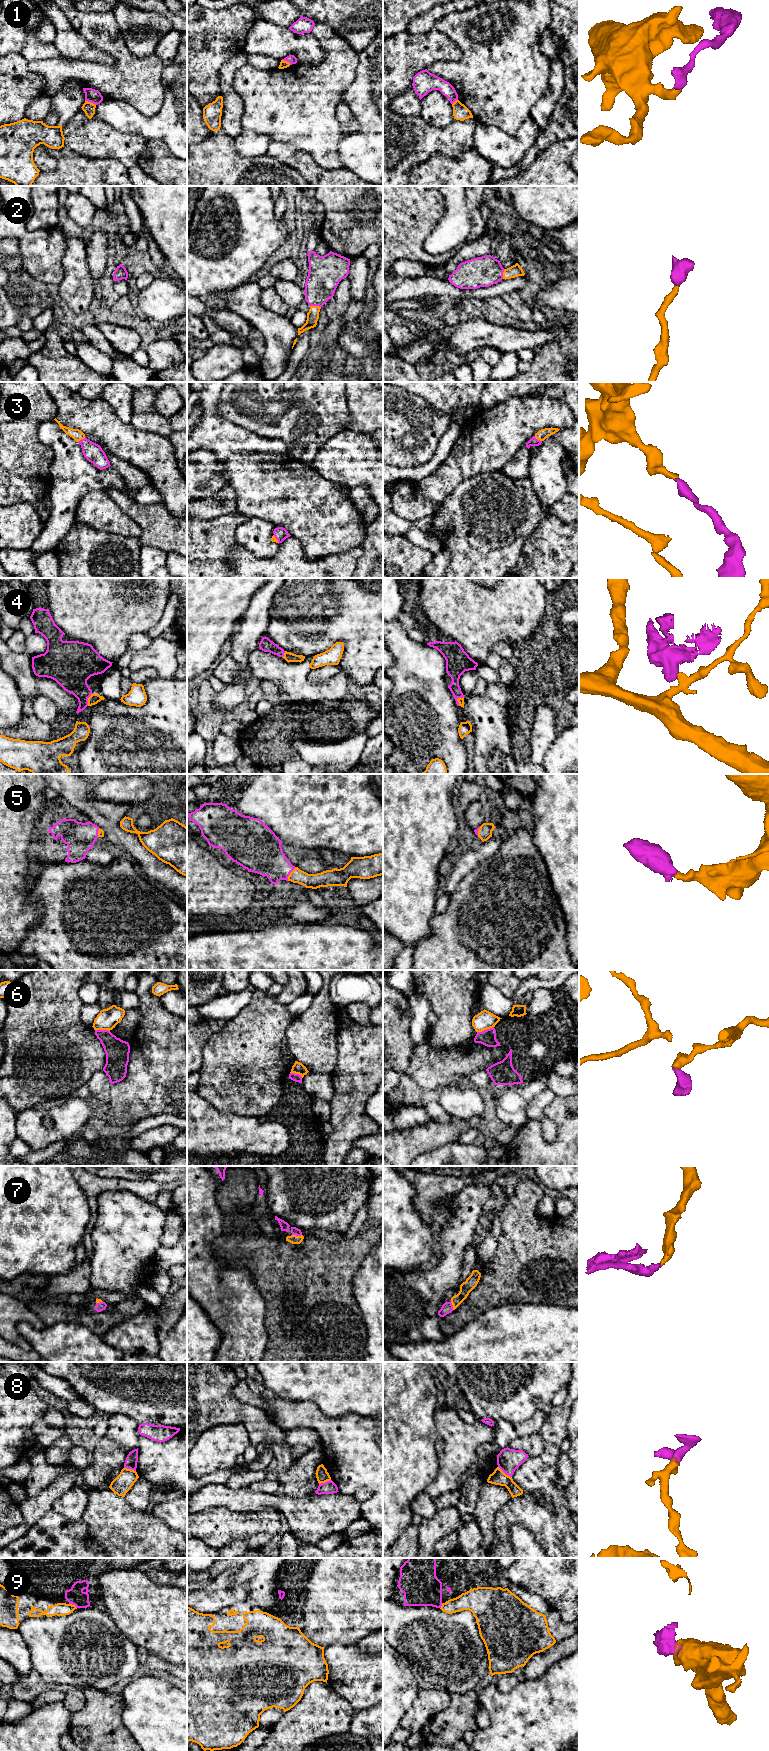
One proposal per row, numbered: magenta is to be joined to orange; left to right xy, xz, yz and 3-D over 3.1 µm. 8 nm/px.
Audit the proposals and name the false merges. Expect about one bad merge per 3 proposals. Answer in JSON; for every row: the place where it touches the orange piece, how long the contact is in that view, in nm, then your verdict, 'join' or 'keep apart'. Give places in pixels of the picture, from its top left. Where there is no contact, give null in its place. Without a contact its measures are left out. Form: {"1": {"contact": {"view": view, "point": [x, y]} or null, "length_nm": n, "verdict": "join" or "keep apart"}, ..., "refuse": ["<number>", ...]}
{"1": {"contact": {"view": "xy", "point": [90, 102]}, "length_nm": 100, "verdict": "keep apart"}, "2": {"contact": {"view": "xz", "point": [315, 306]}, "length_nm": 90, "verdict": "join"}, "3": {"contact": {"view": "yz", "point": [538, 439]}, "length_nm": 80, "verdict": "join"}, "4": {"contact": {"view": "xy", "point": [88, 699]}, "length_nm": 110, "verdict": "keep apart"}, "5": {"contact": {"view": "xz", "point": [290, 874]}, "length_nm": 130, "verdict": "join"}, "6": {"contact": {"view": "yz", "point": [485, 1029]}, "length_nm": 140, "verdict": "keep apart"}, "7": {"contact": {"view": "xz", "point": [297, 1236]}, "length_nm": 80, "verdict": "join"}, "8": {"contact": {"view": "yz", "point": [504, 1473]}, "length_nm": 140, "verdict": "keep apart"}, "9": {"contact": {"view": "xy", "point": [73, 1605]}, "length_nm": 80, "verdict": "keep apart"}, "refuse": ["1", "4", "6", "8", "9"]}

